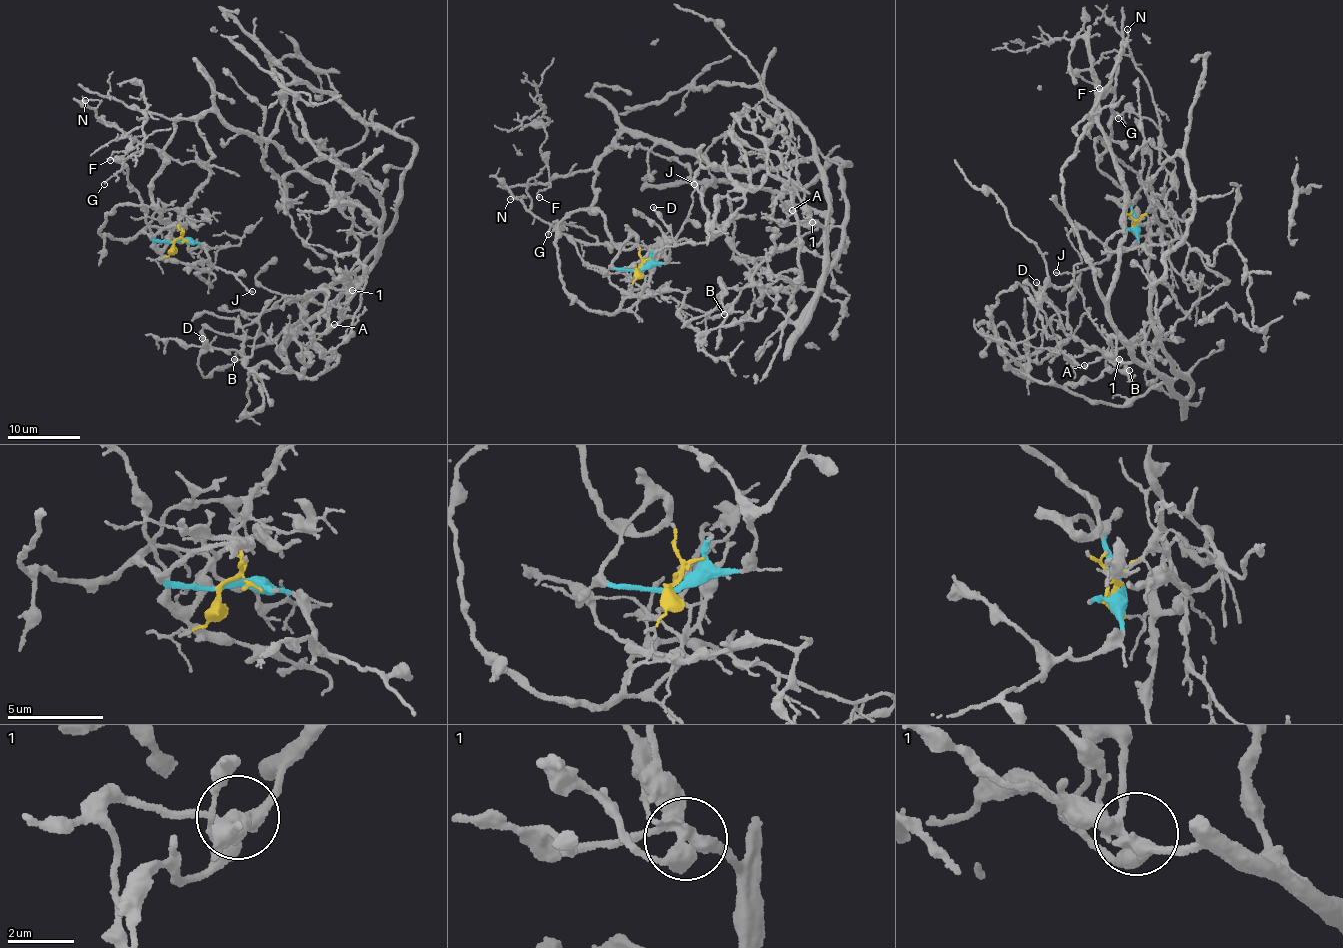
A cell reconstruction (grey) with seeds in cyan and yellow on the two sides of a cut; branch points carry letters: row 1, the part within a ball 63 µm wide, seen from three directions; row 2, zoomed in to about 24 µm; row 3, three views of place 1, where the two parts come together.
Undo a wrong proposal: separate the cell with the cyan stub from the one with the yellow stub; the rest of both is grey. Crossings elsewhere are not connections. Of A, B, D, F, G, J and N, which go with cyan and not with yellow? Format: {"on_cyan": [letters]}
{"on_cyan": ["A", "B", "D", "J"]}

